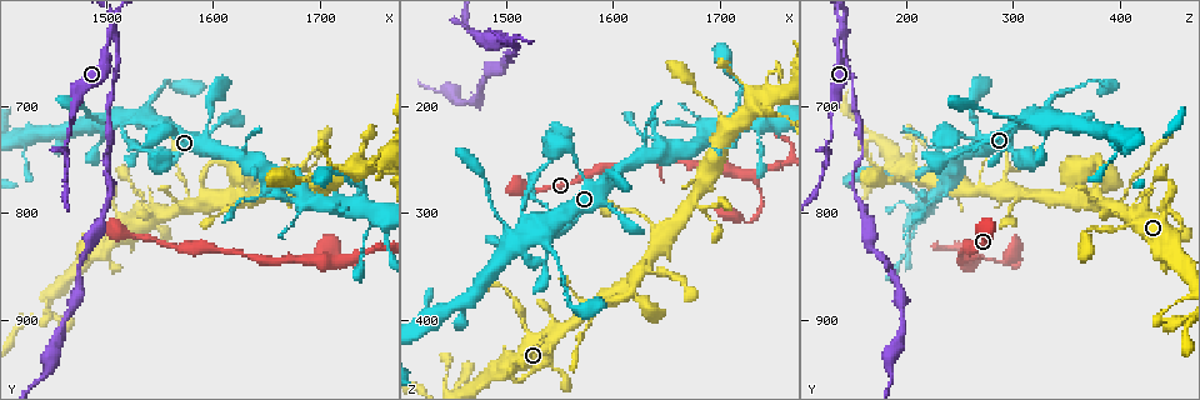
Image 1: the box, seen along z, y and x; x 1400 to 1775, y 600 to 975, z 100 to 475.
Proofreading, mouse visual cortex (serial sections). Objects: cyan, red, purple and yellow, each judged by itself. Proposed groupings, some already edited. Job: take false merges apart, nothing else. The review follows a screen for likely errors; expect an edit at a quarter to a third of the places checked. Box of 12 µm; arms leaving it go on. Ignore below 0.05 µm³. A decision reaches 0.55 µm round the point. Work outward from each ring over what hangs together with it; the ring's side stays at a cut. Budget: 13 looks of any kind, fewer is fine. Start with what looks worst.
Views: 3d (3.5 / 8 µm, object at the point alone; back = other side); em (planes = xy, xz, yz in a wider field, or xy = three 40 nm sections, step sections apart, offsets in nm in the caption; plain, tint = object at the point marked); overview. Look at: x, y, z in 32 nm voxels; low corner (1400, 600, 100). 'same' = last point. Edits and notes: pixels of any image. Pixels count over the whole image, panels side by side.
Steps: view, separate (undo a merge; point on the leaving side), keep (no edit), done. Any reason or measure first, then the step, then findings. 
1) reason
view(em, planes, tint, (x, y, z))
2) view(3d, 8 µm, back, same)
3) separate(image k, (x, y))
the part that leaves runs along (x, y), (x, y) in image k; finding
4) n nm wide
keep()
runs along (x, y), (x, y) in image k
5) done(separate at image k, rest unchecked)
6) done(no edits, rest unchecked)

four or more arms meet
view(3d, 3.5 µm, (1524, 706, 324))

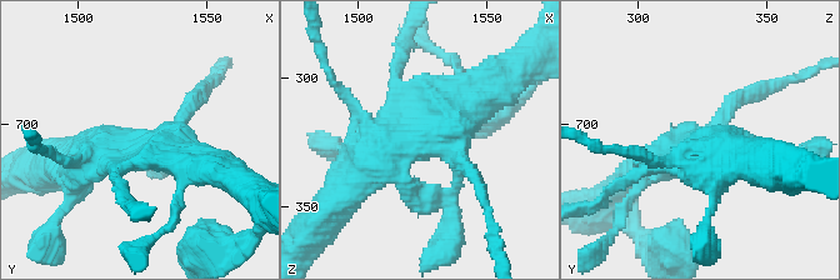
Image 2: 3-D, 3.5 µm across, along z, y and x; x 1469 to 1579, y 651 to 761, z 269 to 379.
view(em, xy, step 2, tint, (1524, 709, 324))

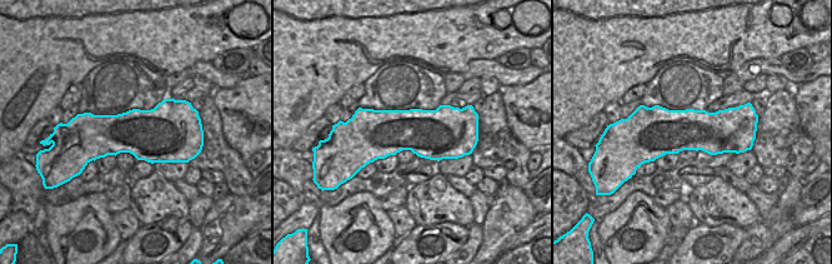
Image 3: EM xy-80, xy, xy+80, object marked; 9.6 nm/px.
keep()
runs along (504, 80), (365, 169) in image 2; all the same cell

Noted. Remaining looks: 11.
thin neck
view(3d, 8 µm, (1460, 740, 126))

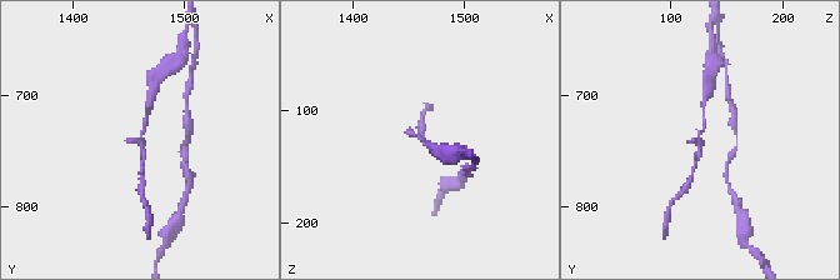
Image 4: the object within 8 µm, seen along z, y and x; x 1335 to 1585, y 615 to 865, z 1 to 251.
view(3d, 3.5 µm, (1460, 736, 124))

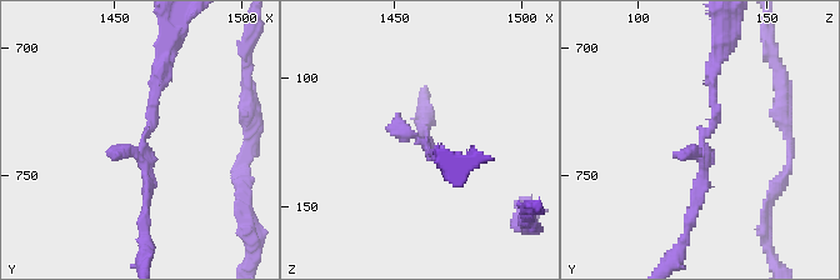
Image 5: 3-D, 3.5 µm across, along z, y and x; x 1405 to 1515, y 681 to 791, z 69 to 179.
now the EM
view(em, xy, step 5, tint, (1463, 738, 126))

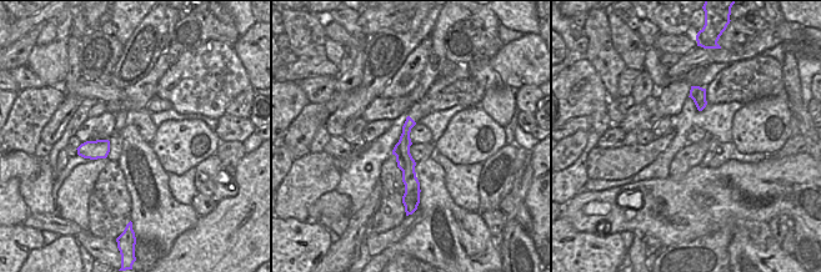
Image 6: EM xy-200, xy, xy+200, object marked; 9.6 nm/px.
170 nm wide
keep()
runs along (714, 70), (716, 120), (688, 228) in image 5; all the same cell

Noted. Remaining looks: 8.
abrupt turn
view(3d, 3.5 µm, (1572, 792, 394))

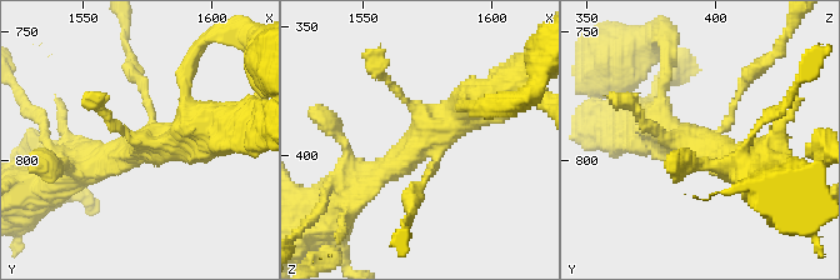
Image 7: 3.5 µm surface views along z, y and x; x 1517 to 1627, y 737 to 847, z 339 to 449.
keep()
all the same cell

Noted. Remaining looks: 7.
thin neck
view(em, planes, tint, (1726, 844, 308))

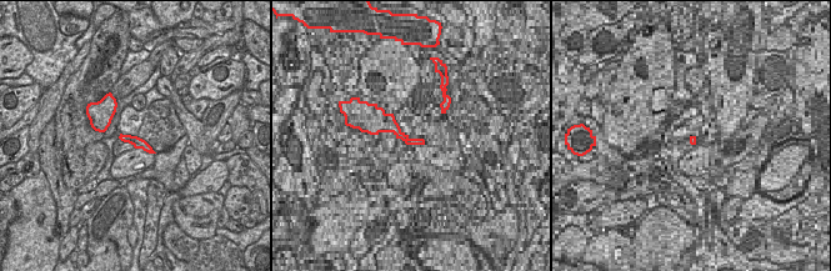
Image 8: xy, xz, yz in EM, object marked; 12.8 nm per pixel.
see where the arms go
view(3d, 3.5 µm, same)

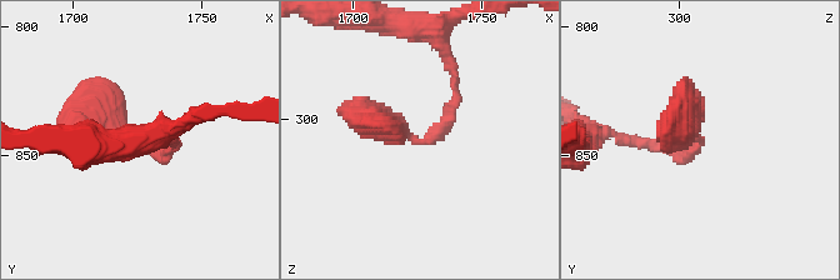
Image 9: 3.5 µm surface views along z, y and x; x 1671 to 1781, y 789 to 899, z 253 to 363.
140 nm wide
keep()
runs along (123, 137), (134, 140), (149, 149) in image 8; all the same cell

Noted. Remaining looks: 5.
four arms meet
view(3d, 8 µm, (1624, 784, 358))

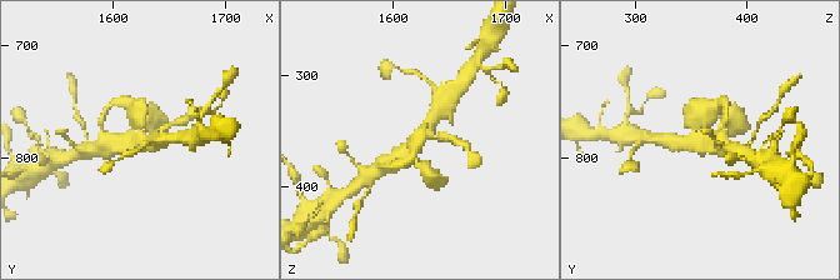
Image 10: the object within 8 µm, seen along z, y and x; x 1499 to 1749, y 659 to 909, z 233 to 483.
closer look
view(3d, 3.5 µm, (1626, 784, 358))

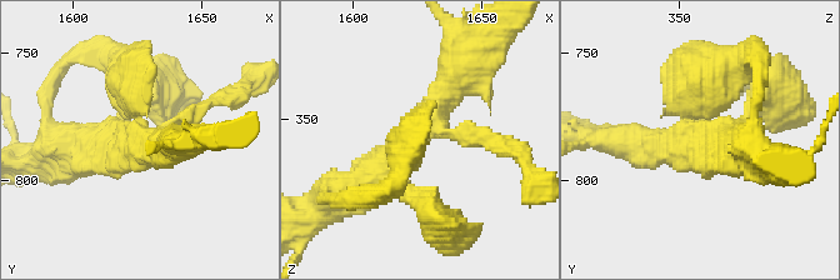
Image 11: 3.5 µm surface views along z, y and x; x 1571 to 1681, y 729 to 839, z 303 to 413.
view(em, xy, step 1, tint, (1624, 785, 355))

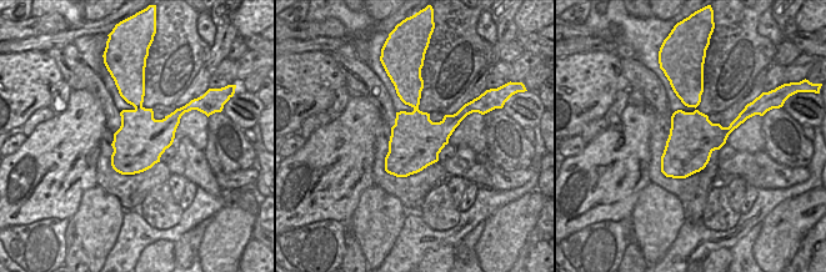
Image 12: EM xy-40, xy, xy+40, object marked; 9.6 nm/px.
keep()
runs along (354, 191), (400, 153), (461, 66) in image 11; one cell here

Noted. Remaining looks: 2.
done(no edits, rest unchecked)

